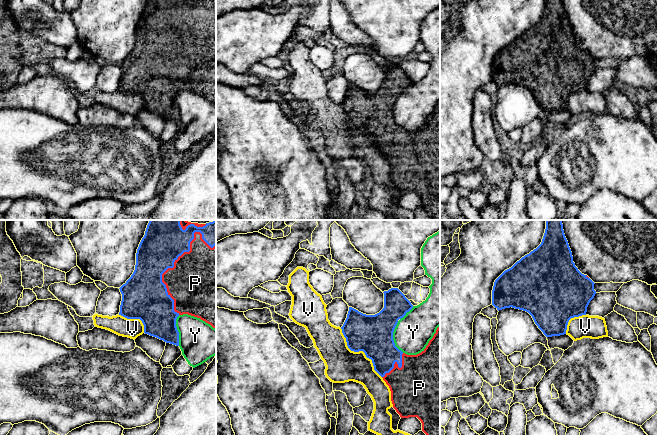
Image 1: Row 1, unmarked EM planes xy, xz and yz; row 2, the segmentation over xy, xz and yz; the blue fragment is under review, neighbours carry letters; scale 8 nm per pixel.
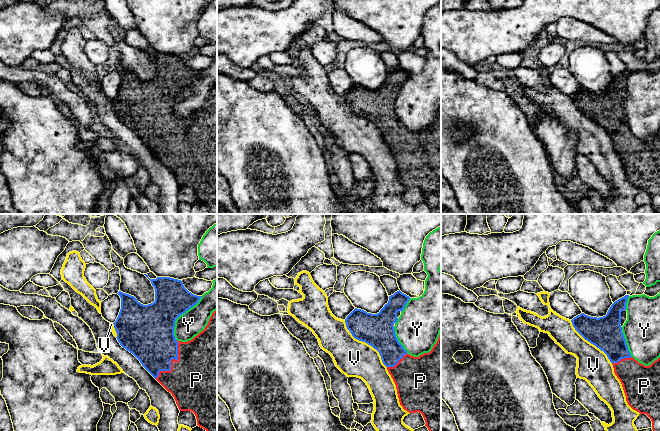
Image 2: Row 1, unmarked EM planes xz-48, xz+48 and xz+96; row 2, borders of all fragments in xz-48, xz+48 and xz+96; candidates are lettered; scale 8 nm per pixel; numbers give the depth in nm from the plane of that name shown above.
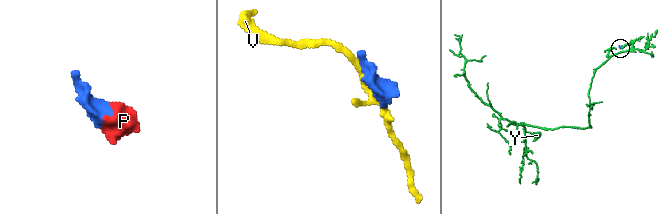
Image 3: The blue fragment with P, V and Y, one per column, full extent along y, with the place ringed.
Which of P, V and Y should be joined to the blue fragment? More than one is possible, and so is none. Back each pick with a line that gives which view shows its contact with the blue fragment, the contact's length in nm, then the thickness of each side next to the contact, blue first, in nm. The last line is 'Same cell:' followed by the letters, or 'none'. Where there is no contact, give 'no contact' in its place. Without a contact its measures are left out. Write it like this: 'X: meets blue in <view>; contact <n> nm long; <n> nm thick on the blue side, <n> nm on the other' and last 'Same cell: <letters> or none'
P: meets blue in xy; contact 700 nm long; 340 nm thick on the blue side, 440 nm on the other
Same cell: P

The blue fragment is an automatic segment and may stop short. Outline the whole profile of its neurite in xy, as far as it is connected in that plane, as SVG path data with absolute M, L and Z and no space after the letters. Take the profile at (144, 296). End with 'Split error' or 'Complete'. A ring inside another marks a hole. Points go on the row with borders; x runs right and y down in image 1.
M150 220L145 235L137 249L135 270L119 289L122 294L119 315L127 319L140 319L144 325L145 334L156 337L166 343L179 346L179 332L176 327L176 319L179 315L188 314L200 318L216 329L216 221L198 224L187 220Z. Split error

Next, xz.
M398 288L384 291L384 308L375 315L366 315L349 307L347 318L341 327L351 351L363 351L372 360L374 370L383 378L391 391L393 408L401 418L417 417L426 435L440 435L440 326L426 348L417 355L407 355L399 350L393 340L393 332L398 320L409 312L413 305Z. Split error

